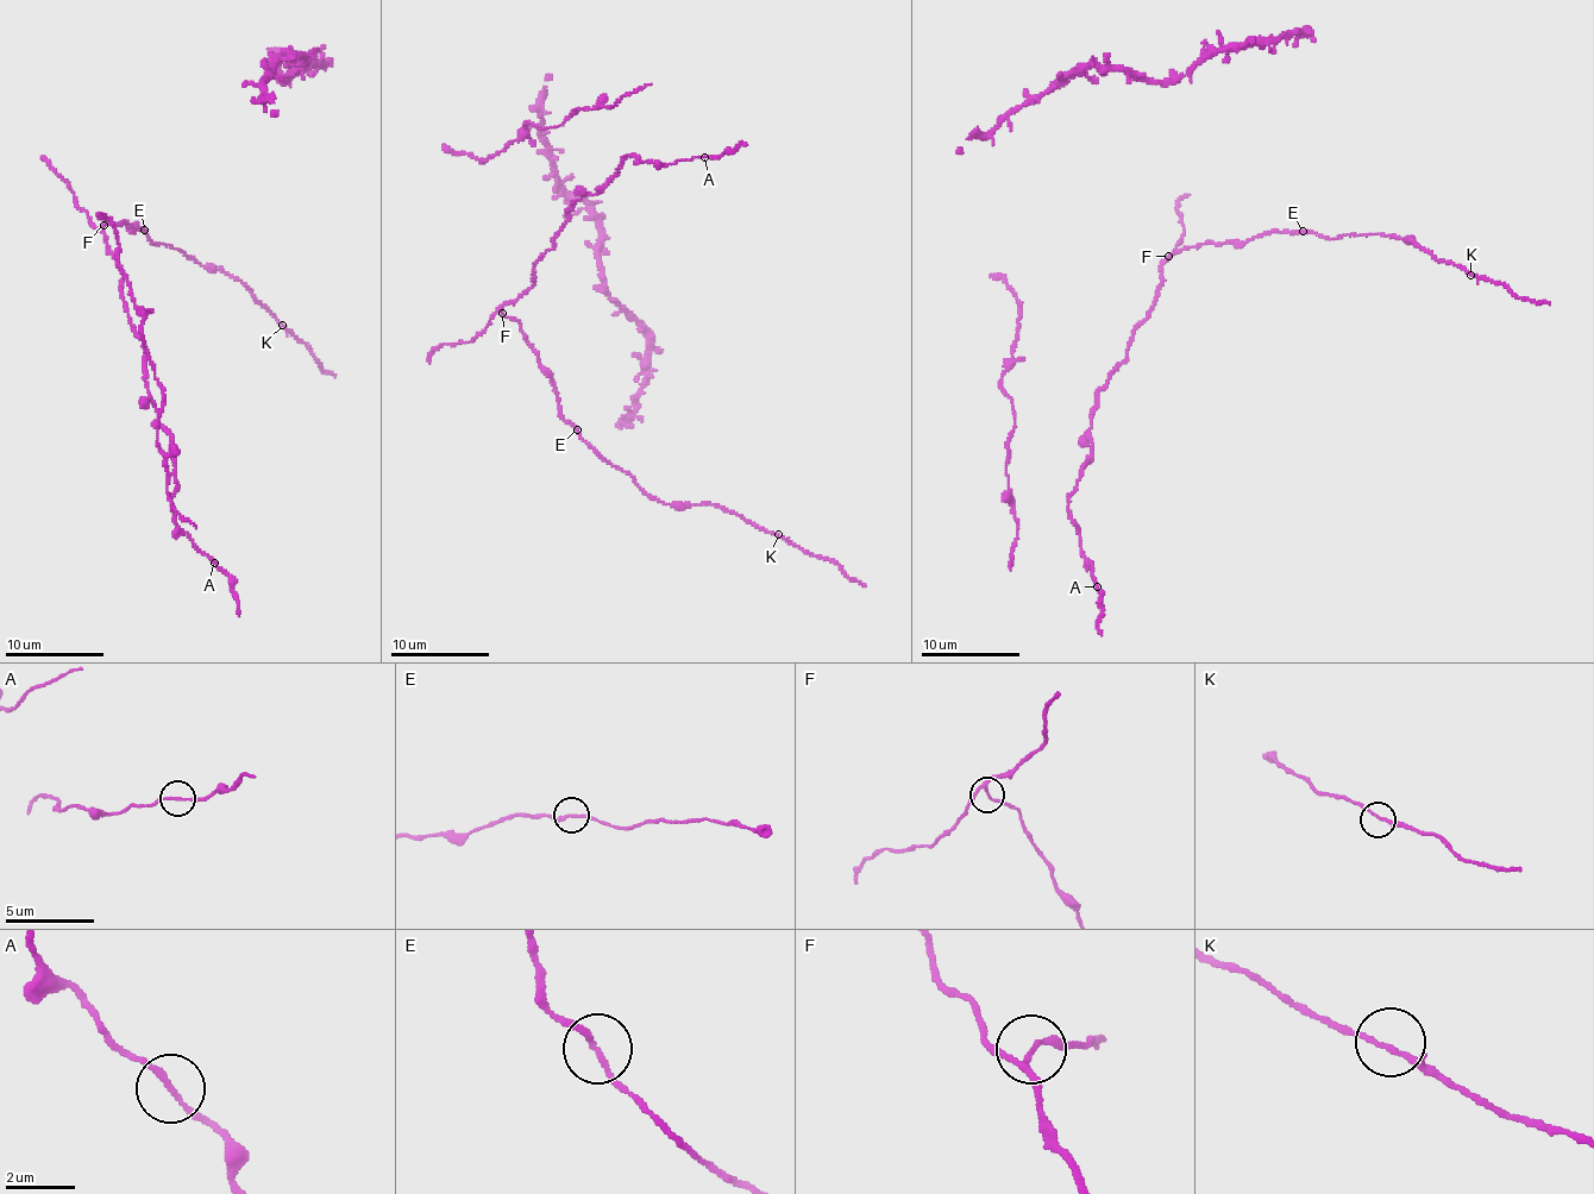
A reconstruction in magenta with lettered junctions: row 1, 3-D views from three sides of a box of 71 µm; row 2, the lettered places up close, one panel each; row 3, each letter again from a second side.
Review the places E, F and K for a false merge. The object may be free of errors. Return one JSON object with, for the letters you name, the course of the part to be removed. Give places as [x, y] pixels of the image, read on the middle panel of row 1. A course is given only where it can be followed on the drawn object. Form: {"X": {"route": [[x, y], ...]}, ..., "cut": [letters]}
{"cut": []}

